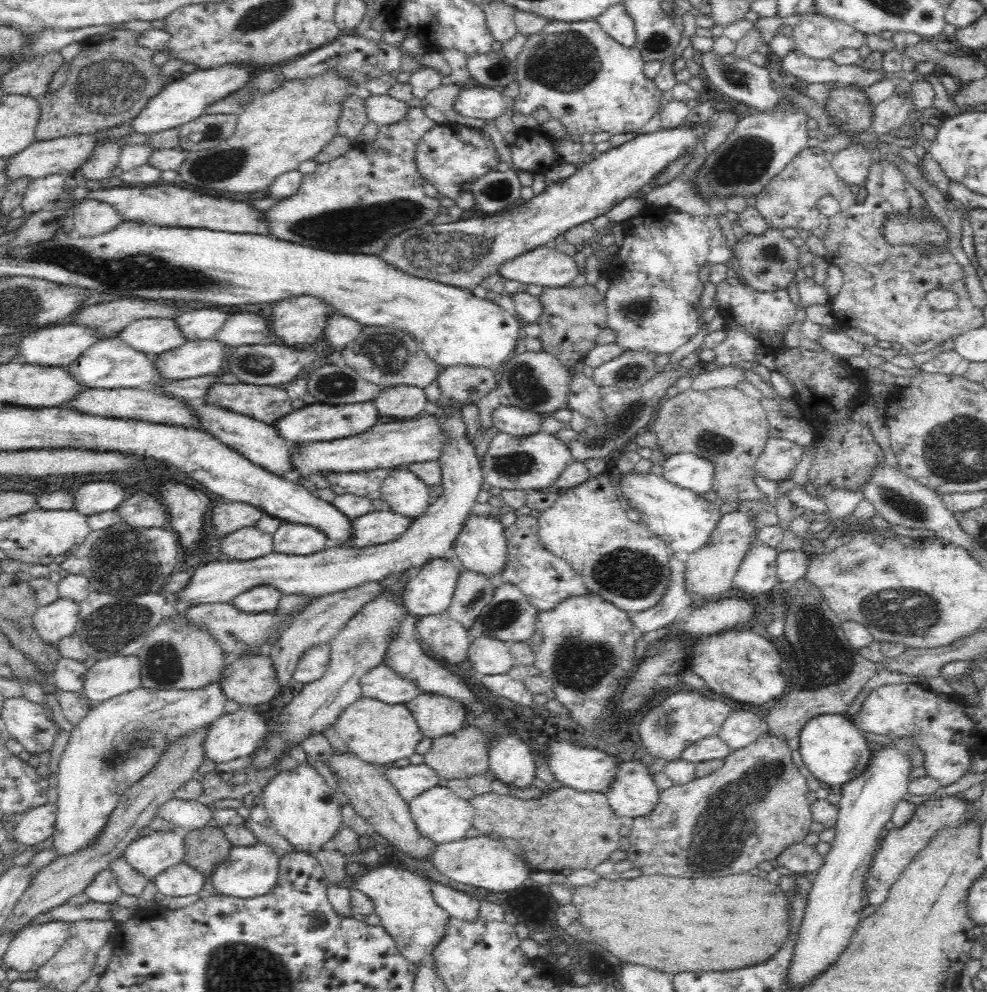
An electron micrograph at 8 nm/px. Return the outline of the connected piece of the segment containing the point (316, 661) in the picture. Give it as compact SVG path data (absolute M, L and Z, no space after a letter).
M322 643L308 648L300 657L293 674L293 682L304 685L319 680L327 671L330 662L330 643Z

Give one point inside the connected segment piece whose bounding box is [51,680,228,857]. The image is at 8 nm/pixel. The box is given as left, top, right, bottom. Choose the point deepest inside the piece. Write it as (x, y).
(120, 740)

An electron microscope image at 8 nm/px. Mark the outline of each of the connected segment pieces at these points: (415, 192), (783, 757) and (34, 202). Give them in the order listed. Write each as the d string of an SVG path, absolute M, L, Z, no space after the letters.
M416 103L410 104L404 118L401 118L398 122L394 124L387 124L379 126L379 131L377 137L369 143L358 142L352 148L334 158L327 163L318 163L314 172L302 175L301 185L297 188L297 191L290 196L290 198L284 198L284 200L279 200L276 202L275 206L272 206L270 210L266 210L266 221L268 221L268 235L271 238L277 240L286 240L287 242L294 242L294 244L302 244L308 246L309 248L316 248L319 250L328 250L328 252L336 253L349 253L358 255L379 255L379 253L388 245L388 242L405 232L406 230L411 230L412 228L420 229L422 226L431 223L431 221L438 216L438 210L440 210L441 199L439 196L436 198L430 198L424 193L424 179L422 175L418 174L418 167L416 167L416 146L420 142L422 135L431 128L434 128L437 124L430 120L430 117L426 116L423 111L422 104L418 105Z
M769 732L762 734L759 738L740 748L732 751L724 758L724 765L718 770L707 774L706 776L696 777L686 784L672 785L666 789L659 790L659 797L654 808L648 816L638 816L630 822L632 832L629 834L629 848L625 849L627 858L632 861L633 868L640 870L642 875L666 875L682 876L682 878L696 878L700 872L710 872L714 876L724 876L724 874L742 874L764 862L765 860L776 860L776 857L791 844L802 842L803 838L810 833L810 825L813 822L810 803L806 800L806 793L809 791L806 786L807 778L799 771L799 767L792 763L791 751L788 742L774 736Z
M51 174L39 179L34 179L26 189L21 202L26 213L36 213L49 207L54 201L59 200L64 185L64 174Z

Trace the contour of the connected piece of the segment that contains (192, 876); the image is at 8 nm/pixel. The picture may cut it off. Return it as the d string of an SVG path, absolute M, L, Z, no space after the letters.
M182 862L167 868L152 880L158 888L157 892L164 896L188 896L198 894L207 875Z

